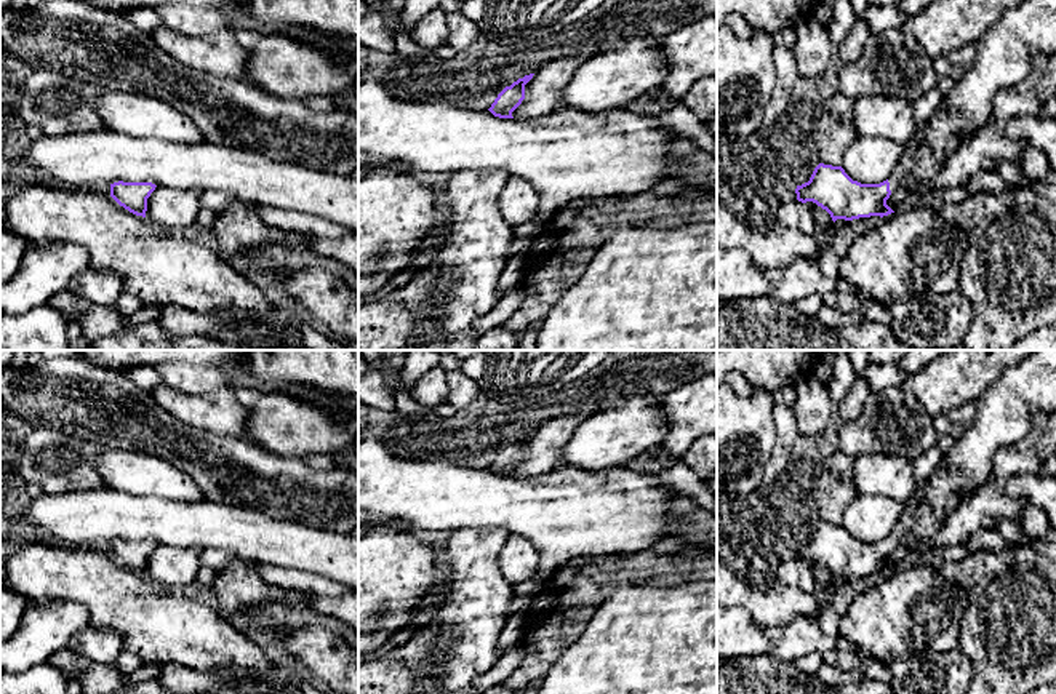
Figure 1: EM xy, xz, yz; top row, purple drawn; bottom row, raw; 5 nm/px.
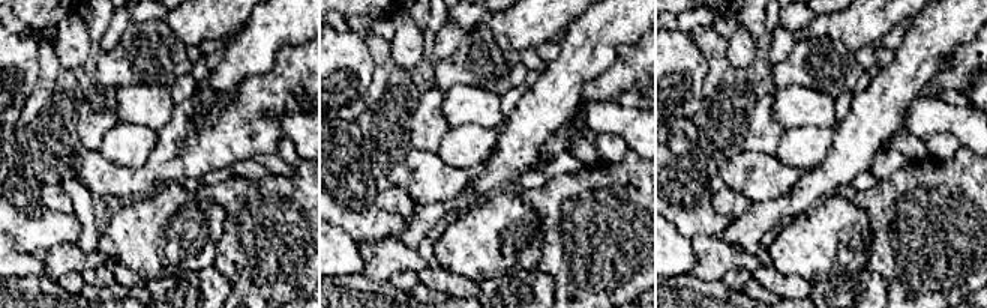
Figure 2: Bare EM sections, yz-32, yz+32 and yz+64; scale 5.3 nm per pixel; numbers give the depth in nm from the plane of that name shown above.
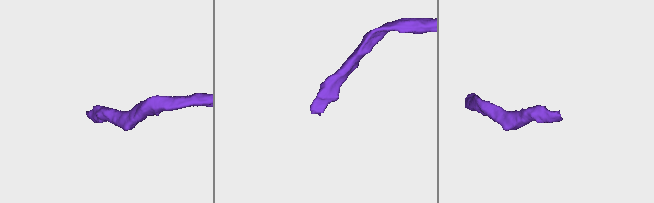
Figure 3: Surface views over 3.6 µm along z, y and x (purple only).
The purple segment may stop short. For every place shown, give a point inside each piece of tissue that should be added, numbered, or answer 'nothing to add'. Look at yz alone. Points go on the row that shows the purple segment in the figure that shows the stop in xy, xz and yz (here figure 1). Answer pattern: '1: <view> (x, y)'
1: yz (908, 162)

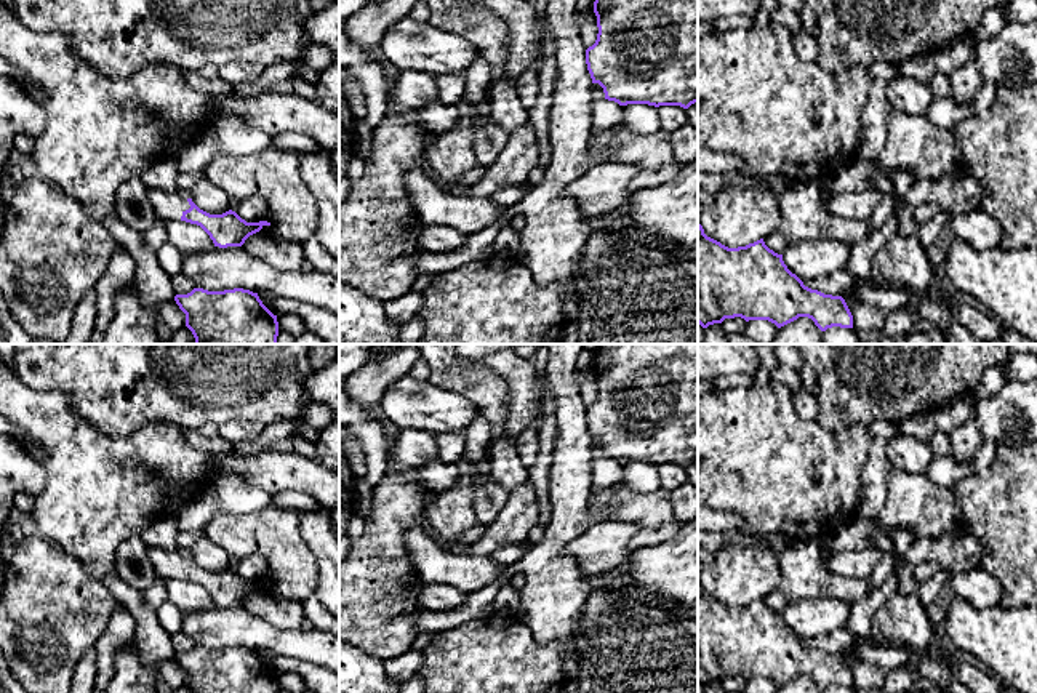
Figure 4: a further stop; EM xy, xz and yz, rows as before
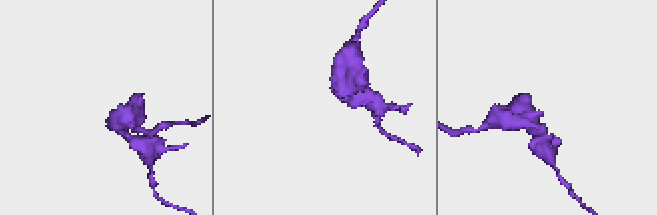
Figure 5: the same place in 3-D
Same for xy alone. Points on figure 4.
1: xy (168, 205)

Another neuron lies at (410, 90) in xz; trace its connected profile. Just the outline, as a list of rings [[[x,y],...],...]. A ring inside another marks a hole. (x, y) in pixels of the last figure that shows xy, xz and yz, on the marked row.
[[[402,69],[390,82],[394,109],[416,110],[438,101],[435,78],[430,74]]]

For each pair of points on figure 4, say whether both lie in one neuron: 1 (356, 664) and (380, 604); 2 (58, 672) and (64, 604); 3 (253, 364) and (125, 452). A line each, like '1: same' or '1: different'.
1: different
2: same
3: different

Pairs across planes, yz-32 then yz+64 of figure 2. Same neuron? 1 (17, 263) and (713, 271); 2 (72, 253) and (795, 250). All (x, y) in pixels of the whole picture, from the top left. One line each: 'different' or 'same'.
1: different
2: different

